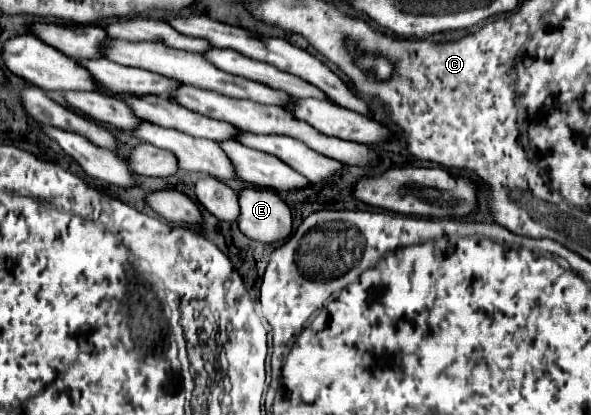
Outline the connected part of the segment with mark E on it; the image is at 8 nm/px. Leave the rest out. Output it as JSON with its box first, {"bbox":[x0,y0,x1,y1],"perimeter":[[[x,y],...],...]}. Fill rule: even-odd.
{"bbox":[239,188,291,244],"perimeter":[[[243,188],[239,194],[239,230],[263,244],[285,240],[291,234],[289,206],[273,190]]]}

